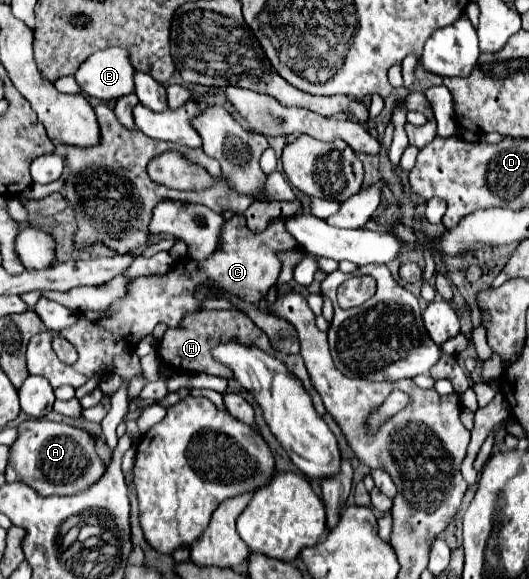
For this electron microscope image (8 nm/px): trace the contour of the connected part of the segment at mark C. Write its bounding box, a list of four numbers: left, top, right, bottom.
[26,213,298,389]

